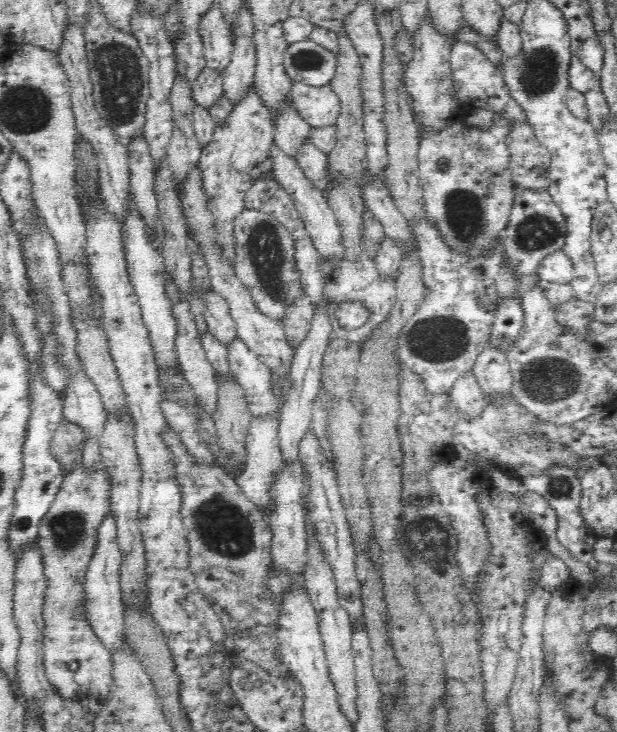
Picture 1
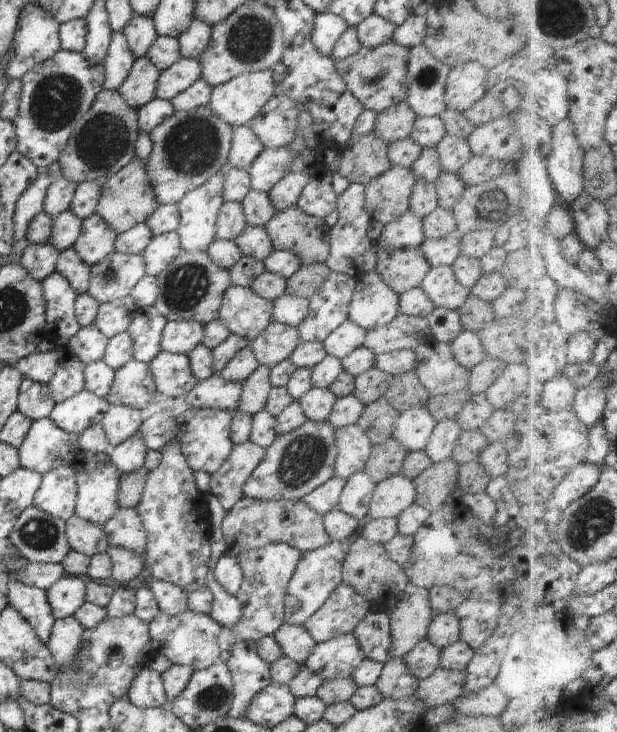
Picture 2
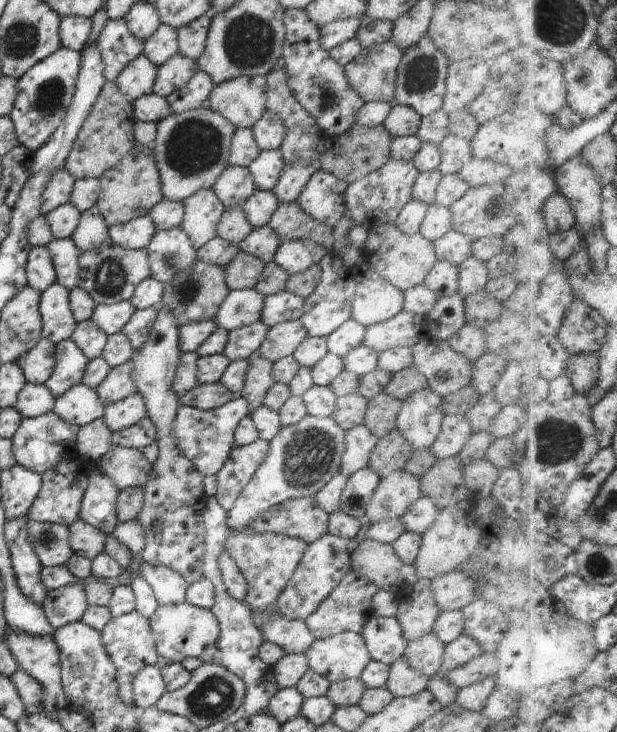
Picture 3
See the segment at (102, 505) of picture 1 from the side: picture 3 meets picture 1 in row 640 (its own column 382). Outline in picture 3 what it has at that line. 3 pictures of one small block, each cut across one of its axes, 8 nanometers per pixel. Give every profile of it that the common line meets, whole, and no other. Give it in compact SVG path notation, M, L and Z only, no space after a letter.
M389 41L363 49L343 70L348 83L362 96L364 103L378 100L393 103L400 58L401 49Z

